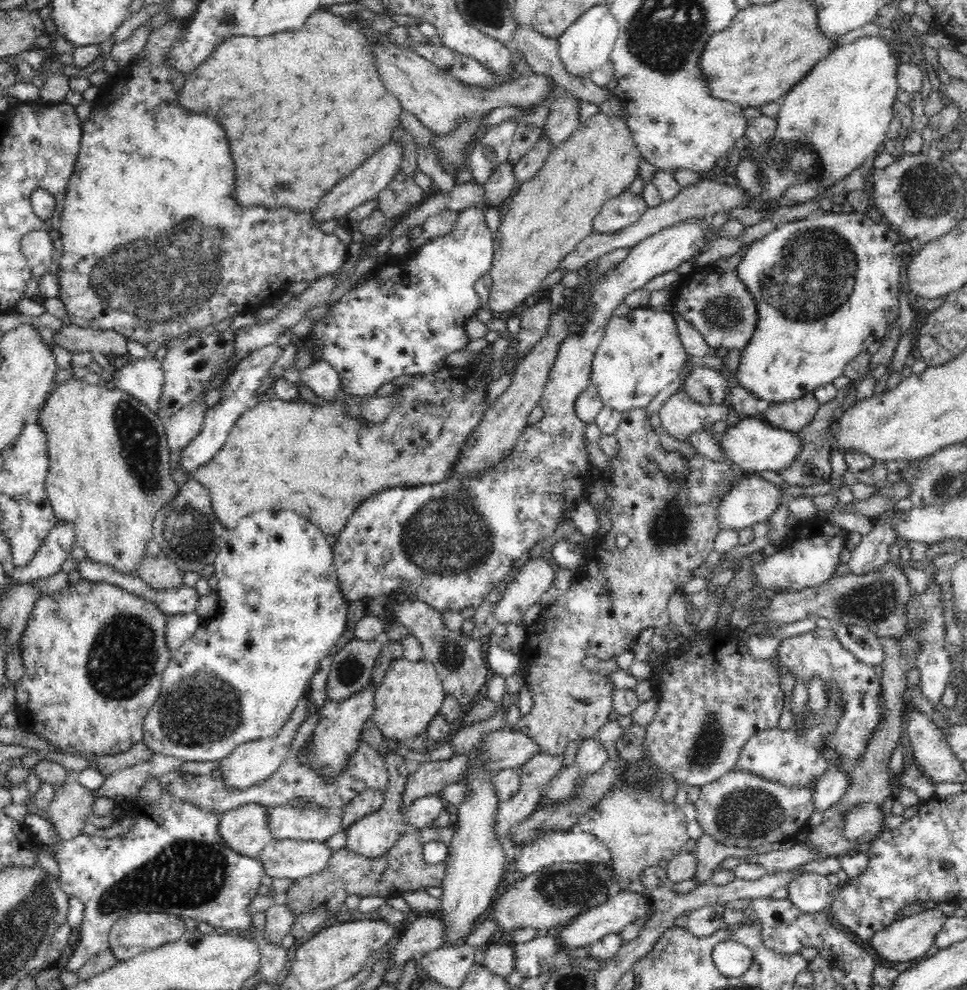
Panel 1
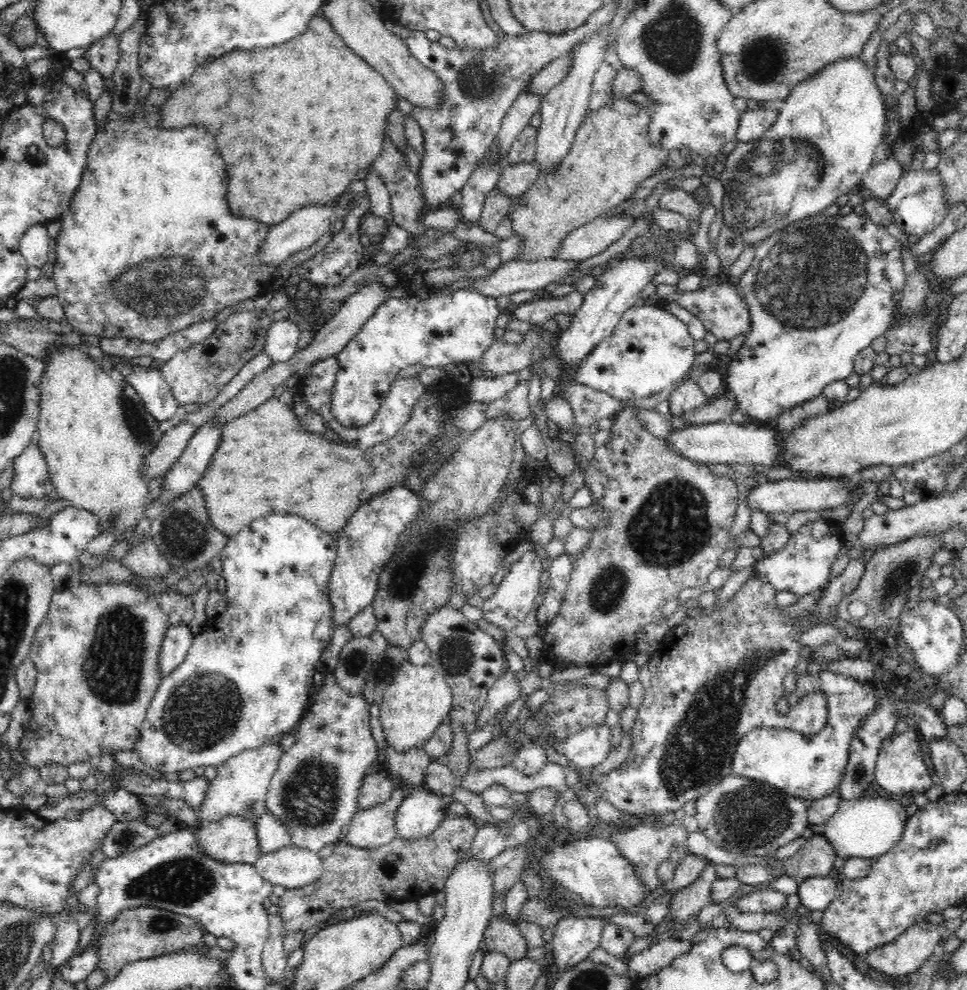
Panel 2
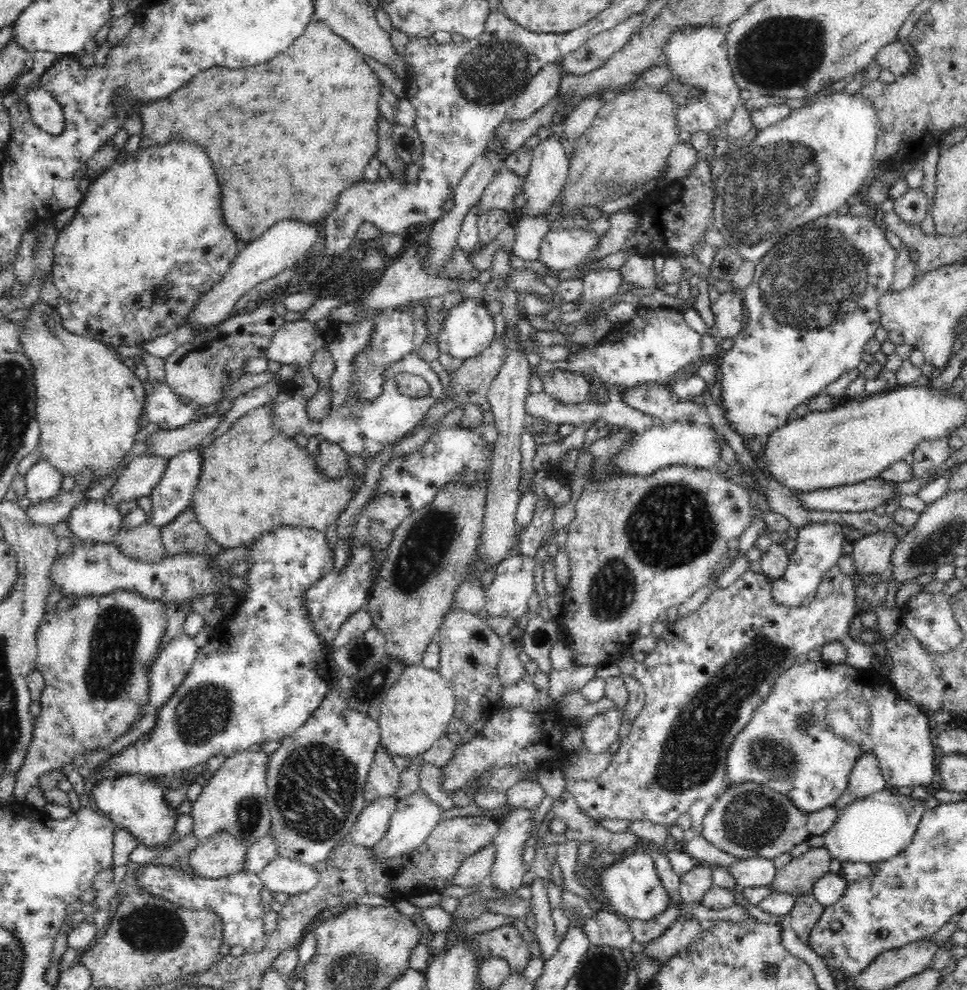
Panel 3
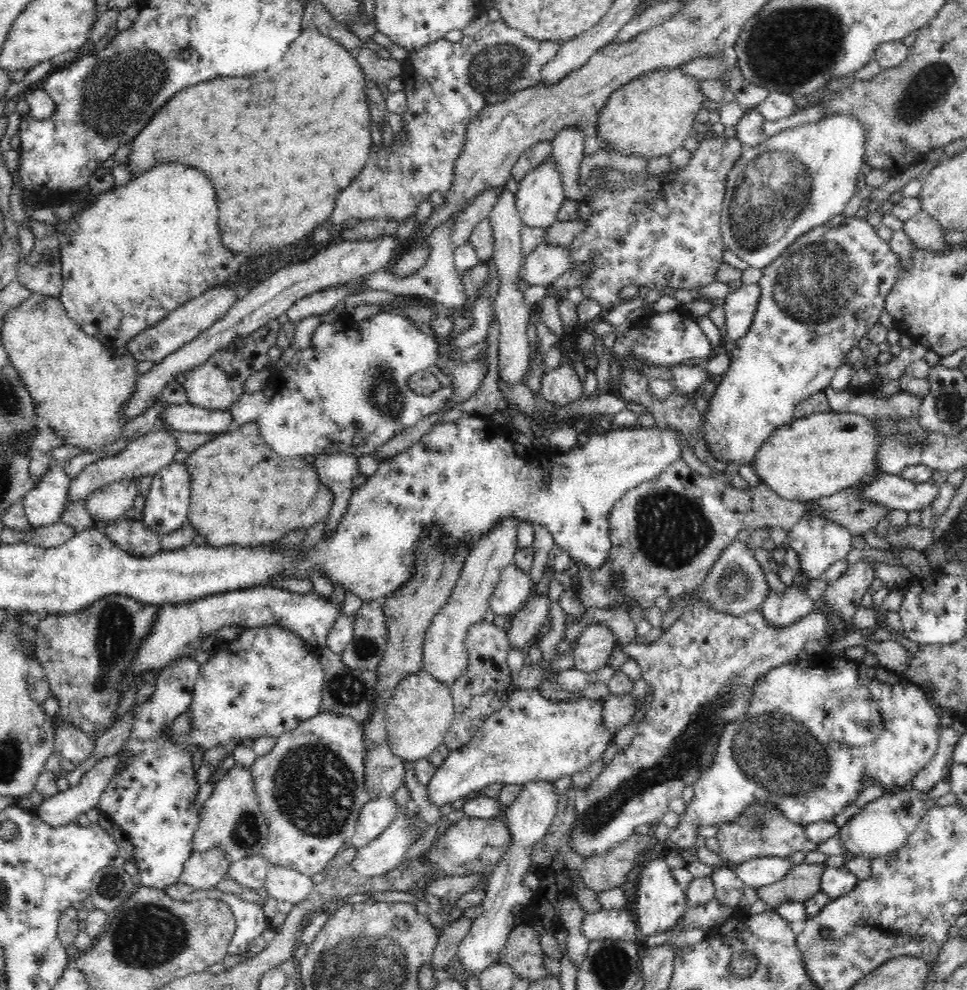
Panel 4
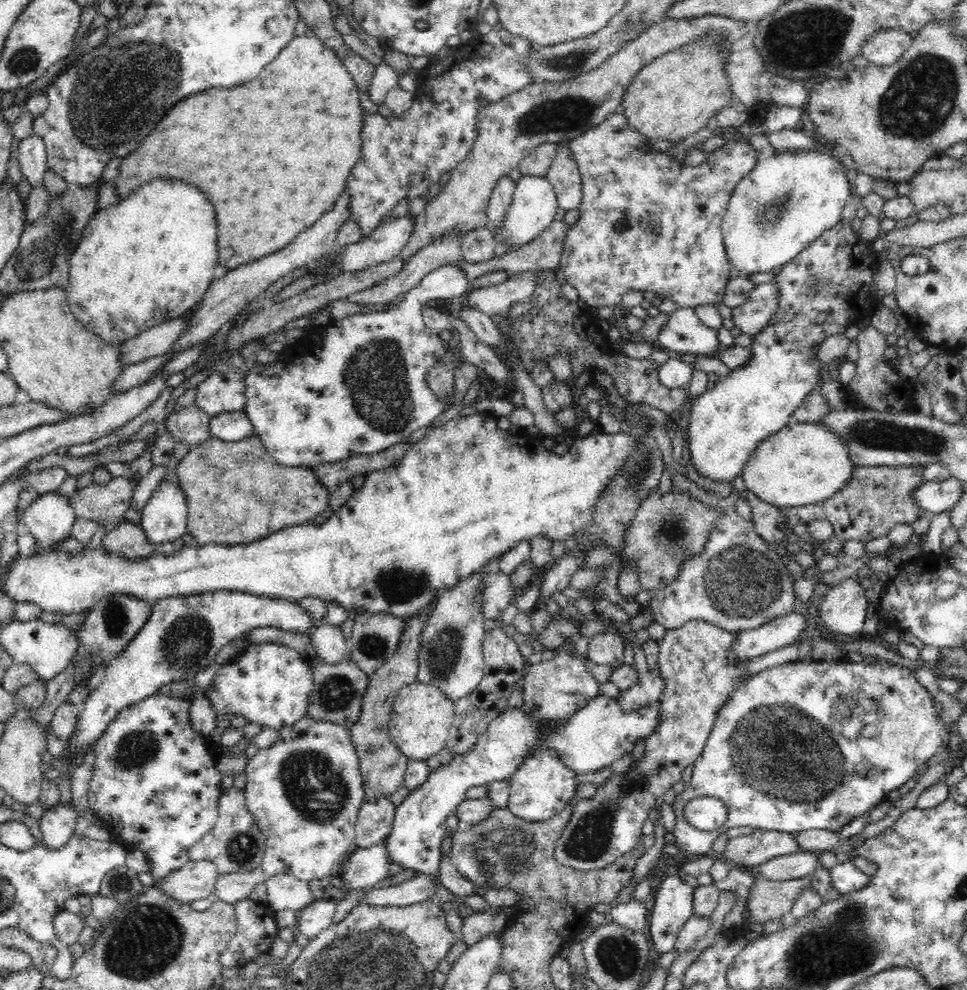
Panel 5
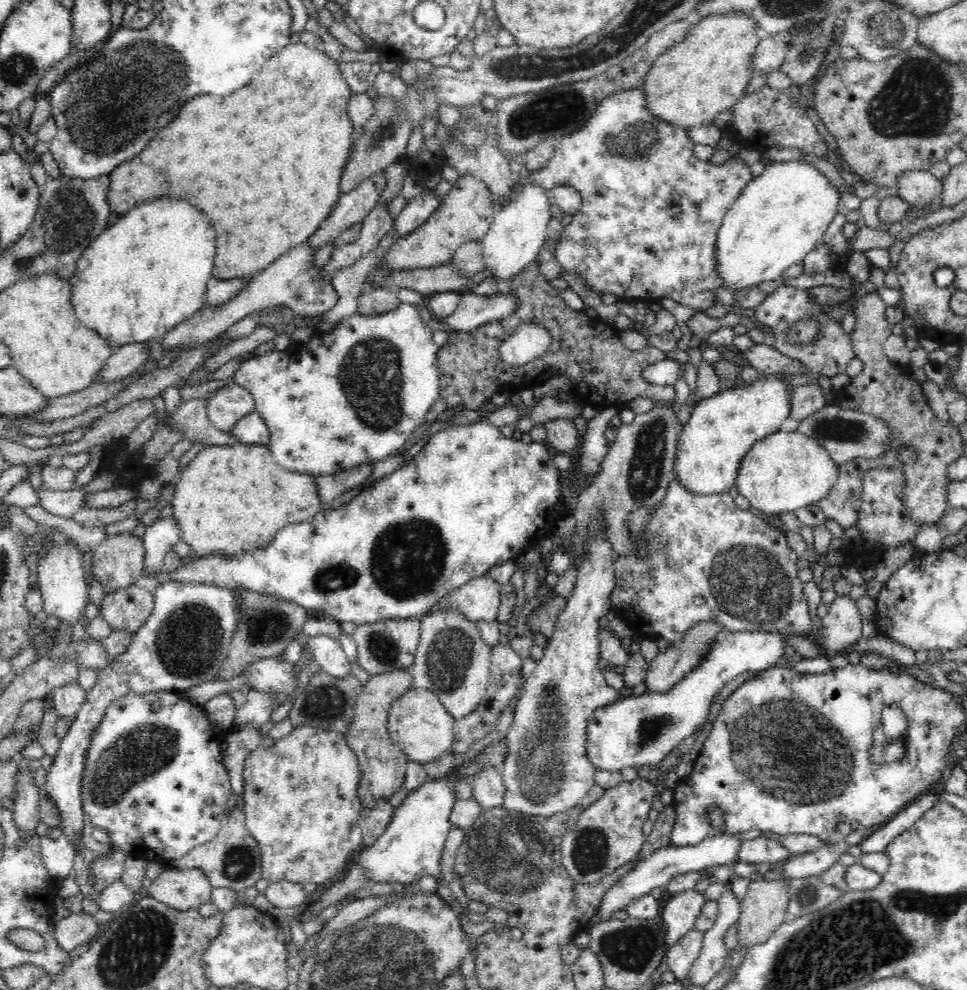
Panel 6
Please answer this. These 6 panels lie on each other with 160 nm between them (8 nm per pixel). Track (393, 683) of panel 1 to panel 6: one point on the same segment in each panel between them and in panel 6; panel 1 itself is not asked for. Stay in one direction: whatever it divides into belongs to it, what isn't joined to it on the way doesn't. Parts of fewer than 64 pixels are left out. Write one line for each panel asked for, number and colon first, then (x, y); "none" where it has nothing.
2: (417, 700)
3: (415, 714)
4: (419, 714)
5: (421, 718)
6: (419, 724)

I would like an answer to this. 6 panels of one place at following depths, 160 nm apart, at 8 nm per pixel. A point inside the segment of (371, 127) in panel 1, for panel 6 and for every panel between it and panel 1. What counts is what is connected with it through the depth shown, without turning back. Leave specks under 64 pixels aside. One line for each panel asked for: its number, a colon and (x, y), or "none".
2: (296, 124)
3: (281, 150)
4: (279, 146)
5: (308, 109)
6: (271, 156)

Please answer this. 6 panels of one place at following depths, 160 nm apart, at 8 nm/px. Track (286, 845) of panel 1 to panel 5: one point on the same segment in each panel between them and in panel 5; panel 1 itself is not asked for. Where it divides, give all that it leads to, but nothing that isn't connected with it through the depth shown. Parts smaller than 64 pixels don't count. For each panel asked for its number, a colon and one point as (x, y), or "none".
2: (291, 867)
3: (282, 874)
4: (285, 884)
5: (284, 891)

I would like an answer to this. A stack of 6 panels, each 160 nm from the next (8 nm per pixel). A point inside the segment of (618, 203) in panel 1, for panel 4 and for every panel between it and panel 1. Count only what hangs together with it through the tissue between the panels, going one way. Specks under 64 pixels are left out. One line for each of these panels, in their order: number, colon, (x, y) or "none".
2: (587, 241)
3: (560, 249)
4: (546, 263)

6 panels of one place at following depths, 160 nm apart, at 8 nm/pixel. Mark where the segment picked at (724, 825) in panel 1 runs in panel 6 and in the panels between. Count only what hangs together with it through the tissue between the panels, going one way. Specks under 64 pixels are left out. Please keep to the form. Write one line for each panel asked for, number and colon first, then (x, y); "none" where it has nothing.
2: (742, 815)
3: (751, 820)
4: (761, 830)
5: (746, 851)
6: (763, 851)

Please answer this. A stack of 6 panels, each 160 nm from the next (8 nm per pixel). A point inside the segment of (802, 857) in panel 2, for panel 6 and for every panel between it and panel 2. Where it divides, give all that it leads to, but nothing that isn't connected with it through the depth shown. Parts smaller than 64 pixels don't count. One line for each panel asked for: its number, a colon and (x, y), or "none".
3: (797, 877)
4: (803, 880)
5: (768, 899)
6: (764, 907)

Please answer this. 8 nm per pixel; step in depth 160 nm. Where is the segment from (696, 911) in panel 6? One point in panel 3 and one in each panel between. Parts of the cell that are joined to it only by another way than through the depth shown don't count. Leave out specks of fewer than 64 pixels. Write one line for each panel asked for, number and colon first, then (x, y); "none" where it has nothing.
3: (630, 886)
4: (660, 902)
5: (673, 904)

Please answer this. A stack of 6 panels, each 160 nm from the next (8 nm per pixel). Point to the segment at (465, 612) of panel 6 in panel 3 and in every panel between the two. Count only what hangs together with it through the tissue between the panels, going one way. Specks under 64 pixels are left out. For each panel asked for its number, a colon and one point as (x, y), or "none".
3: (507, 595)
4: (512, 591)
5: (498, 593)

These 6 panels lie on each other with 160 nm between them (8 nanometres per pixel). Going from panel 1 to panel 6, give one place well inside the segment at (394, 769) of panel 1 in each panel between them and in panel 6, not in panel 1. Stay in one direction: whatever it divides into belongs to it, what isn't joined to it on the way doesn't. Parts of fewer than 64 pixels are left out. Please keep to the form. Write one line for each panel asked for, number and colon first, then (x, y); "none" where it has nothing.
2: (374, 827)
3: (369, 830)
4: (377, 814)
5: (375, 819)
6: (372, 822)

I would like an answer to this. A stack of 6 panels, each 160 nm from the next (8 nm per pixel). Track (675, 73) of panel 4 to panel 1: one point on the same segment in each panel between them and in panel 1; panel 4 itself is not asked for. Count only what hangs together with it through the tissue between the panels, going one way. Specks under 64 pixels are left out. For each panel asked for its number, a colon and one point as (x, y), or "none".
1: (547, 216)
2: (611, 155)
3: (629, 141)

